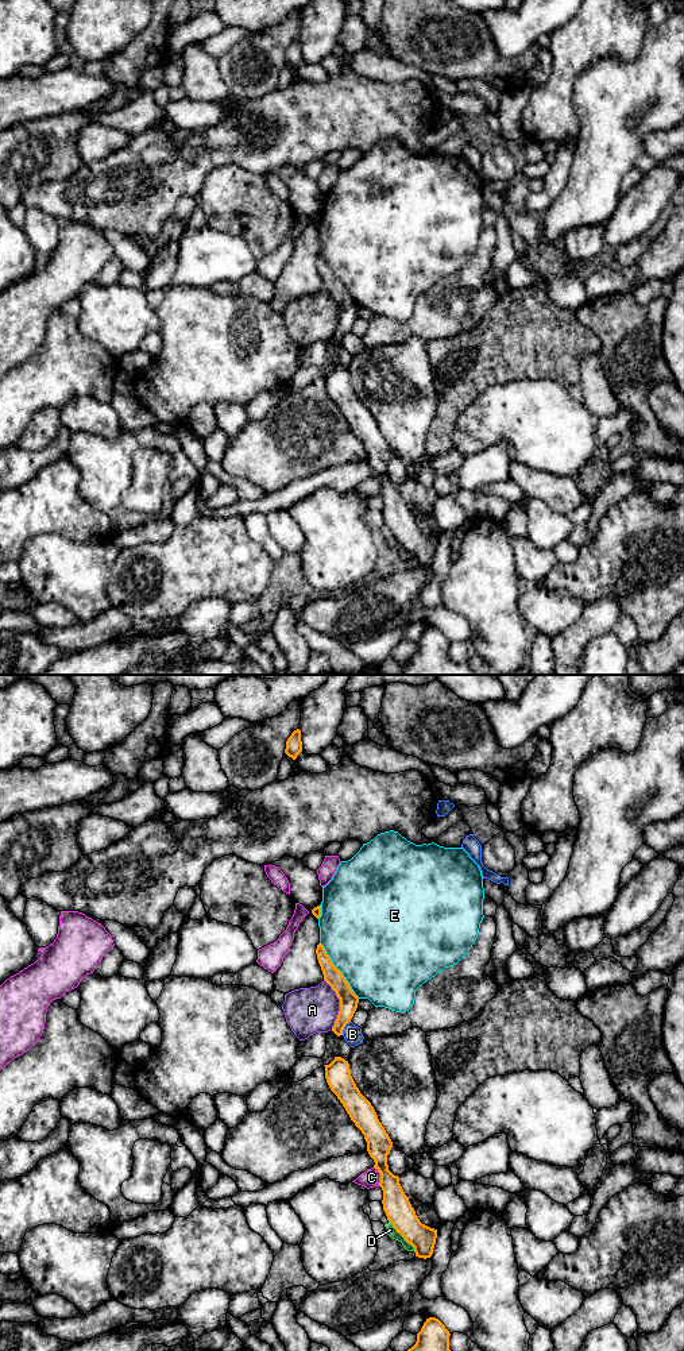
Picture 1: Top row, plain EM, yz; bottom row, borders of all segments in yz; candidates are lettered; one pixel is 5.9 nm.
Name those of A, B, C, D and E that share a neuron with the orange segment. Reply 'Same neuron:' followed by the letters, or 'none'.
Same neuron: none

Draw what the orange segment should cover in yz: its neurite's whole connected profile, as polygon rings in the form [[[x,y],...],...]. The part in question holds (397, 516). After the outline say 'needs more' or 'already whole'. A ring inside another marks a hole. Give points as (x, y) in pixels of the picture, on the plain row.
[[[335,366],[325,375],[325,387],[331,399],[337,405],[355,435],[367,451],[367,460],[374,468],[374,476],[380,482],[379,495],[383,499],[383,520],[387,529],[407,552],[414,556],[416,566],[430,567],[436,553],[437,539],[422,533],[405,503],[399,486],[389,479],[387,464],[393,451],[371,412],[360,402],[348,370]]] | already whole

